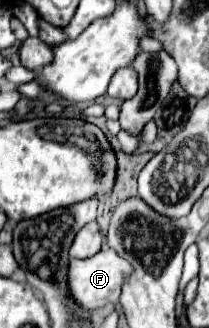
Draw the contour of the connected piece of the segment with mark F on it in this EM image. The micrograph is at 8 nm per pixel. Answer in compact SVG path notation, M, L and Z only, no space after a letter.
M104 245L96 255L88 259L70 259L70 271L68 271L68 285L72 297L84 307L84 309L100 309L108 303L118 303L122 293L122 283L134 273L134 267L126 263L114 249Z

